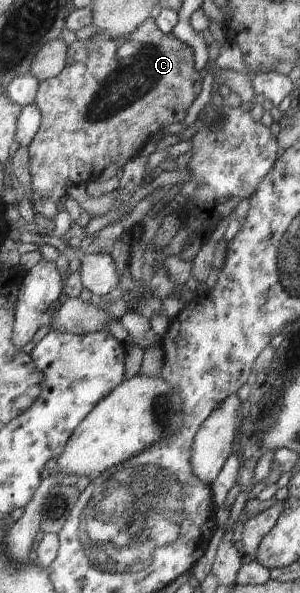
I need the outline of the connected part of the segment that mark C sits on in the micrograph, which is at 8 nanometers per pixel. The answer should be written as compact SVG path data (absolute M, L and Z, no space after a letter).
M150 16L146 21L143 21L130 35L111 38L104 32L96 34L85 40L76 40L67 46L67 58L64 69L53 78L42 80L39 83L38 93L36 94L34 104L41 113L41 124L34 135L34 139L27 147L29 149L29 172L31 173L31 189L34 193L32 206L35 211L40 212L44 217L52 219L56 217L61 210L59 200L66 197L67 188L72 186L83 185L86 186L91 182L96 181L99 175L102 174L108 165L113 163L120 163L124 165L130 157L136 152L139 152L145 143L150 139L160 134L165 127L172 125L172 123L182 122L187 114L188 108L192 102L198 97L202 91L203 74L199 73L194 68L194 52L188 44L182 42L174 34L165 34L158 29L155 19Z

